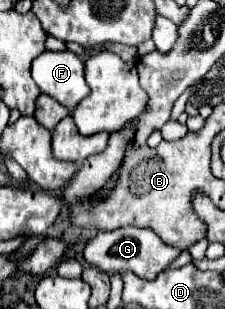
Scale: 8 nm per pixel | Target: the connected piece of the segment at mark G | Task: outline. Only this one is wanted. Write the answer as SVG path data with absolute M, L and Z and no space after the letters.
M138 227L102 231L96 237L92 237L84 249L84 259L88 265L98 267L100 271L110 273L110 275L116 271L132 271L142 279L156 279L156 275L162 273L164 269L168 269L168 265L178 255L180 255L180 251L176 247L166 247L166 243L162 243L158 239L158 235L154 235L154 231L138 229Z

